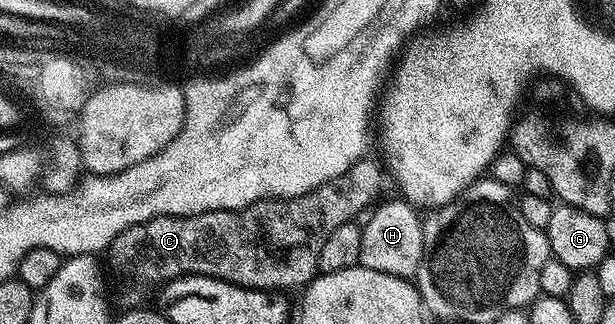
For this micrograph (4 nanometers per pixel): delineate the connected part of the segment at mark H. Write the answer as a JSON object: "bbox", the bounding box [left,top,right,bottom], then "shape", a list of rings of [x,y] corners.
{"bbox":[359,198,426,278],"shape":[[[403,198],[395,199],[388,200],[385,204],[378,205],[379,203],[377,203],[371,209],[371,212],[373,211],[372,217],[366,222],[363,221],[360,229],[362,254],[360,255],[359,267],[382,270],[382,274],[412,278],[415,277],[422,262],[426,228],[422,223],[421,213],[413,205]]]}

